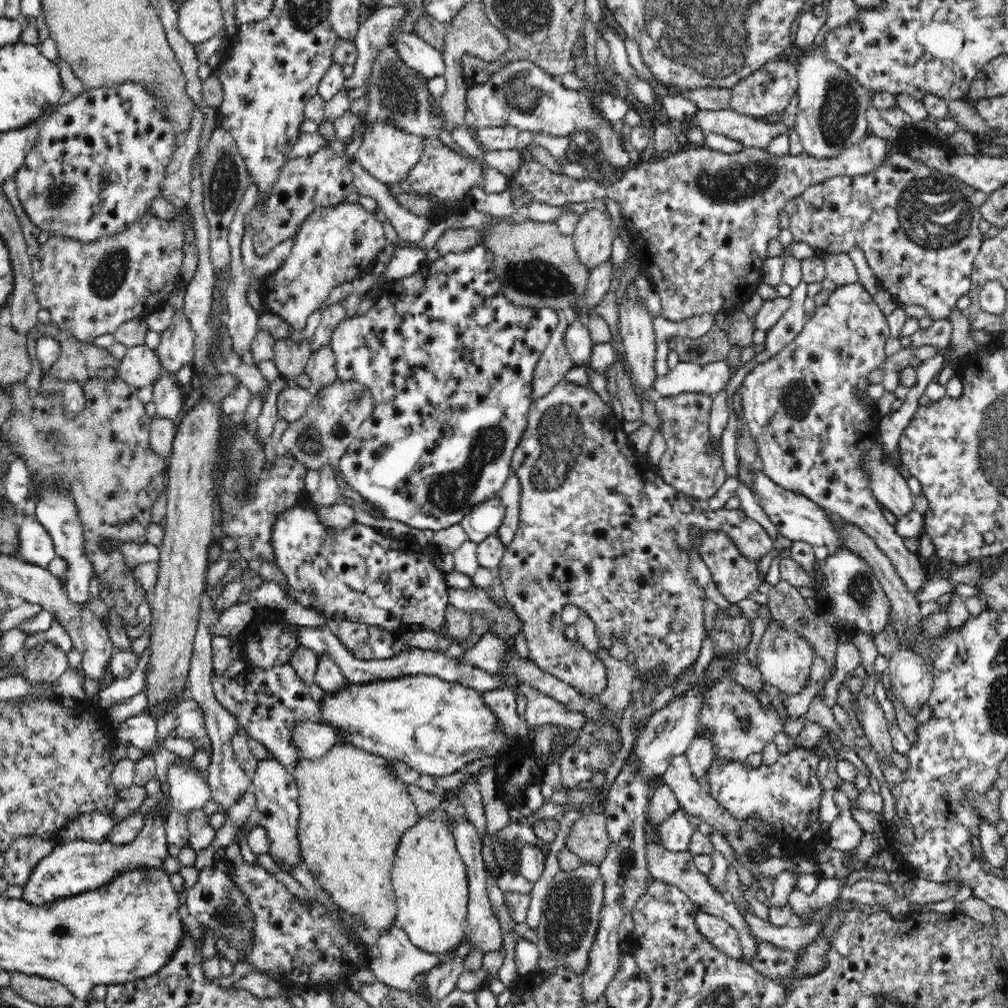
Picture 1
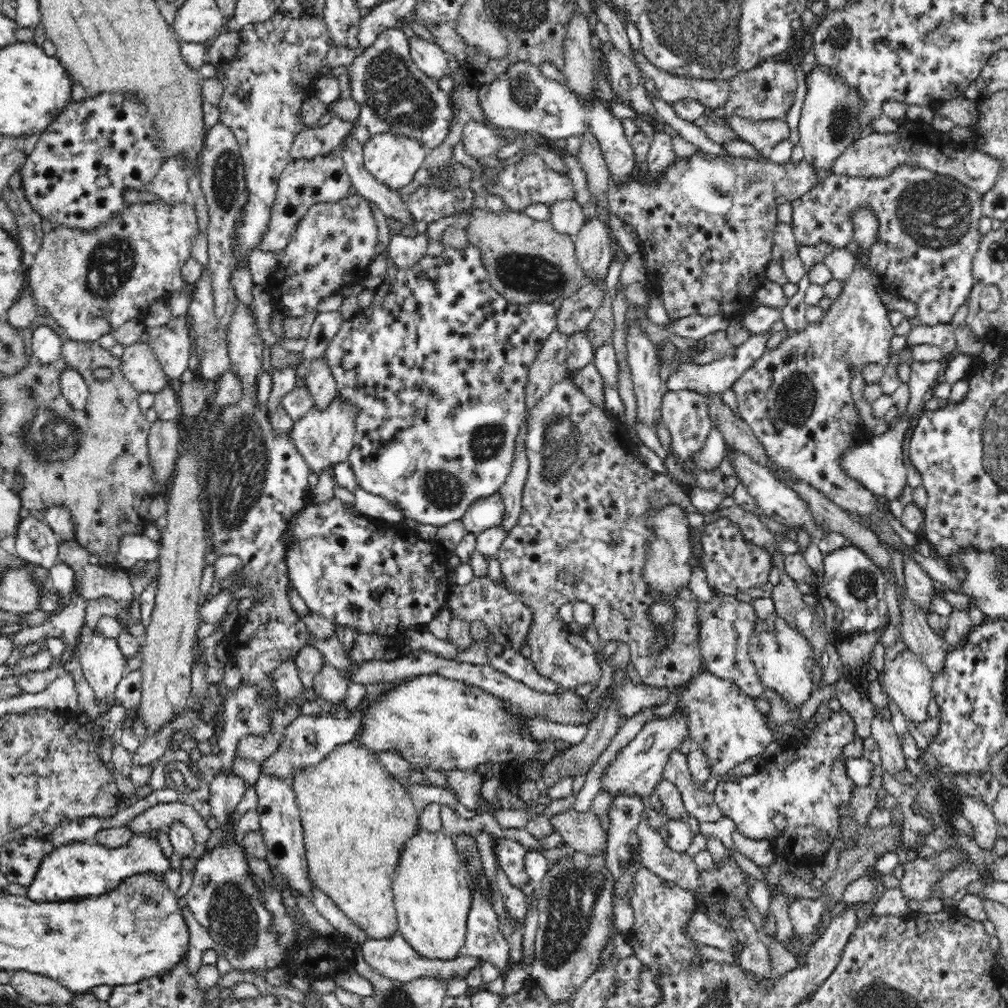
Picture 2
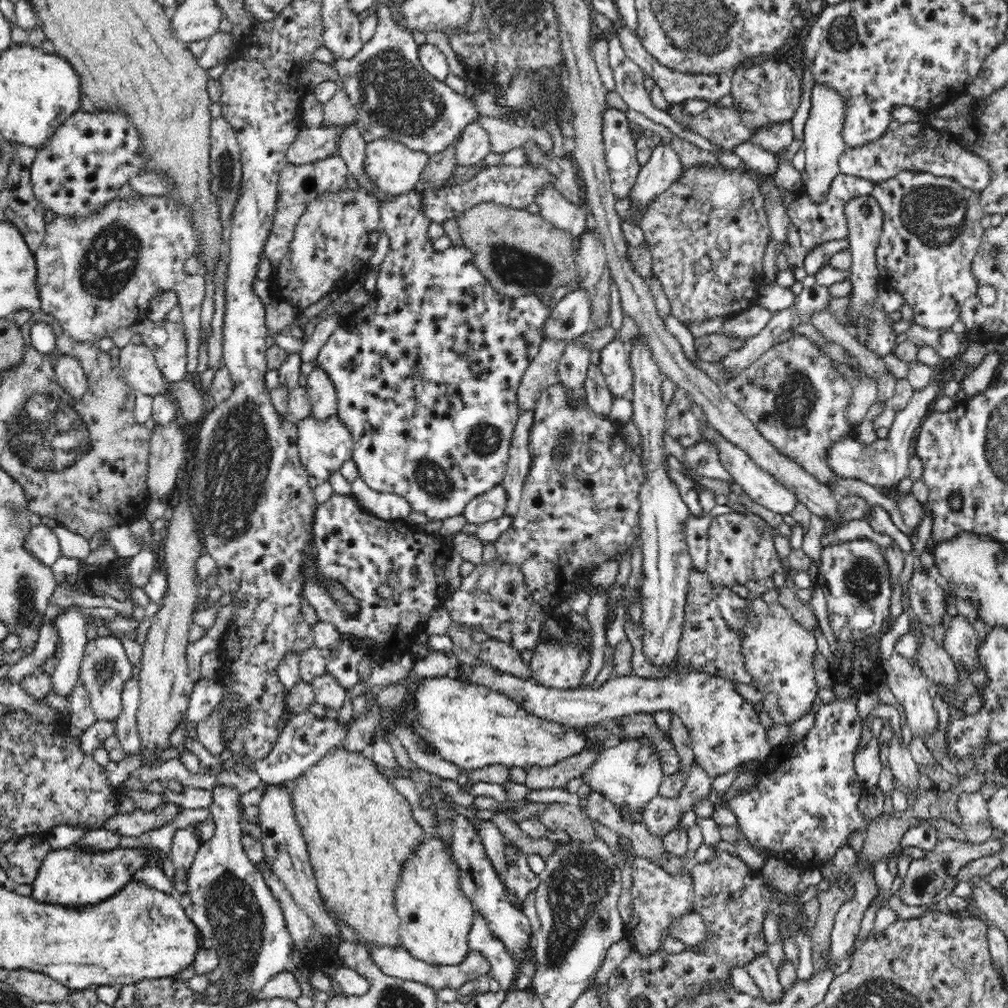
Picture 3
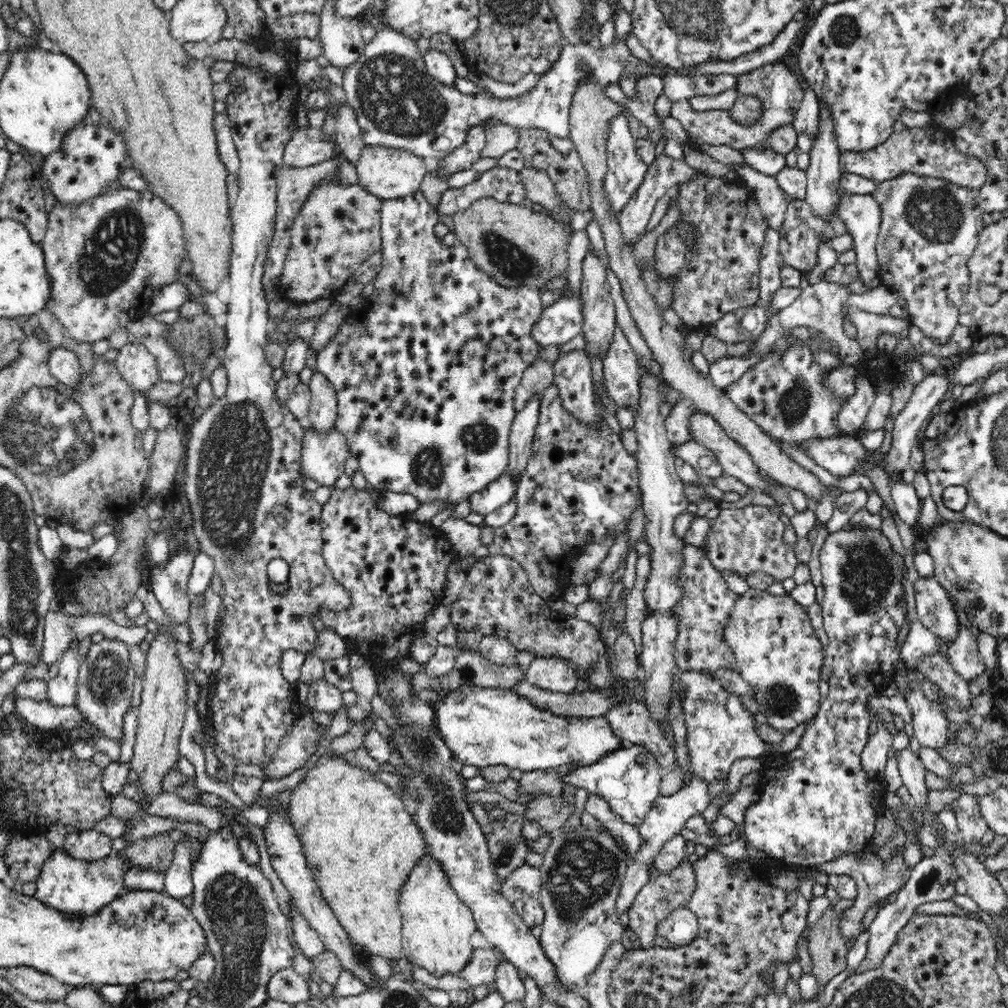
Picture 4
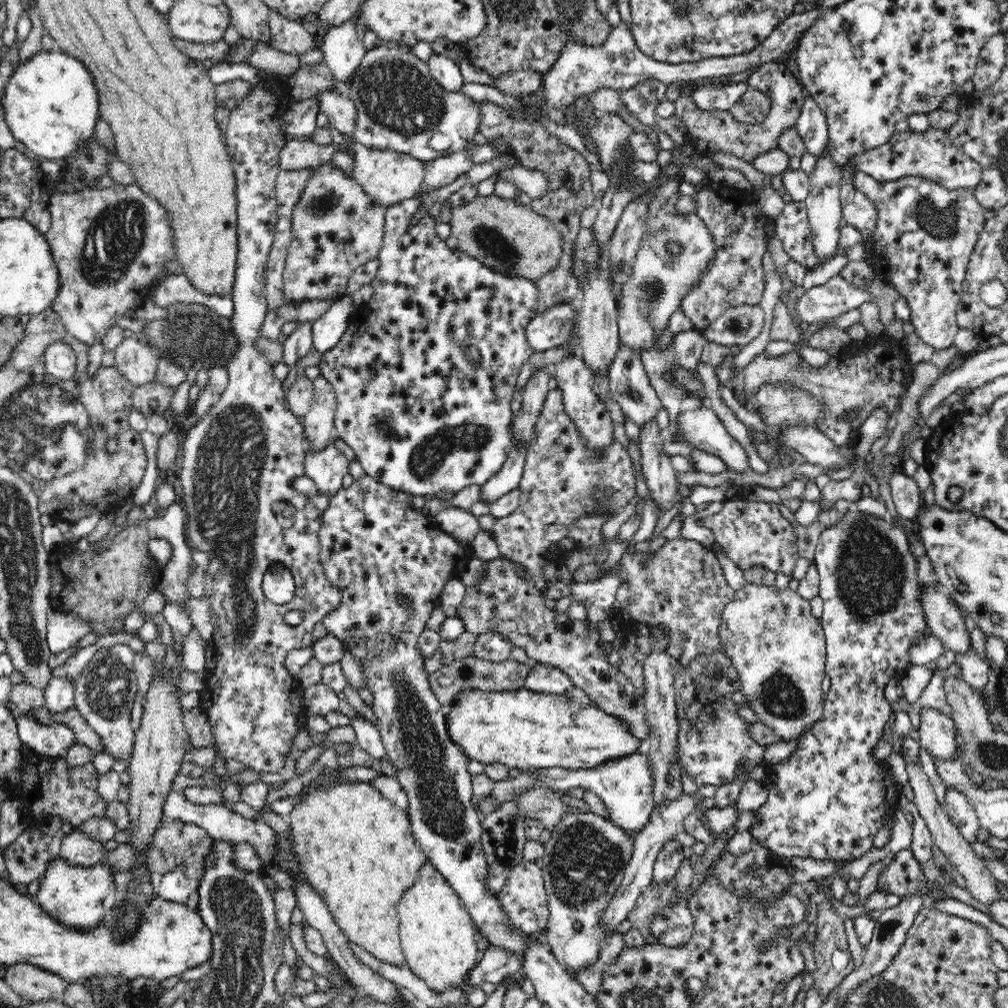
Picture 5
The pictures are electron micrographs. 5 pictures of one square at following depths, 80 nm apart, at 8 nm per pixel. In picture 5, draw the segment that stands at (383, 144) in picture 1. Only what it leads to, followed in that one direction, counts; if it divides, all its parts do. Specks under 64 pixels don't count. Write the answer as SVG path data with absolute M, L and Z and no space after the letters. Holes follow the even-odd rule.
M352 144L349 148L354 150L353 178L363 187L364 192L380 205L389 207L420 193L425 174L425 163L422 161L408 154L368 148L362 144Z

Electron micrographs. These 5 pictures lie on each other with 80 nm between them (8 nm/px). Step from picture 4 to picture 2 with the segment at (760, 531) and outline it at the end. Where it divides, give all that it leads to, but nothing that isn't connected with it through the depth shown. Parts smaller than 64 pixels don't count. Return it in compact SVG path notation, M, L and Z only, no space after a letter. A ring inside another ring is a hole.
M720 518L707 524L699 538L701 542L707 583L711 589L718 589L724 594L737 595L744 591L759 588L769 580L772 560L768 548L746 539L742 527L730 518Z

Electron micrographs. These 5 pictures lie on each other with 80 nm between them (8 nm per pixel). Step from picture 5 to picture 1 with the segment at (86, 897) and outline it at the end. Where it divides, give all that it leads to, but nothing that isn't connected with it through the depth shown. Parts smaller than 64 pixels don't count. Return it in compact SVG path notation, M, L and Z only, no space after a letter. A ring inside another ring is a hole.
M166 799L159 800L145 816L145 825L136 838L128 844L115 845L105 840L93 843L87 840L69 840L55 844L52 852L44 857L32 870L32 875L23 886L23 899L32 906L50 904L56 899L75 897L110 884L120 874L132 872L134 869L160 867L170 876L179 873L178 857L168 854L168 841L165 831L168 812L164 810Z

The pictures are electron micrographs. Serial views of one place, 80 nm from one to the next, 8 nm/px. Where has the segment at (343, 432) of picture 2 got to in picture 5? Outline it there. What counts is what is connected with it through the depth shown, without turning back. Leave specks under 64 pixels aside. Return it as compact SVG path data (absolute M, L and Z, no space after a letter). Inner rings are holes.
M334 440L325 449L312 451L305 456L305 475L316 483L318 492L333 497L342 488L343 478L349 473L348 458L334 447Z

